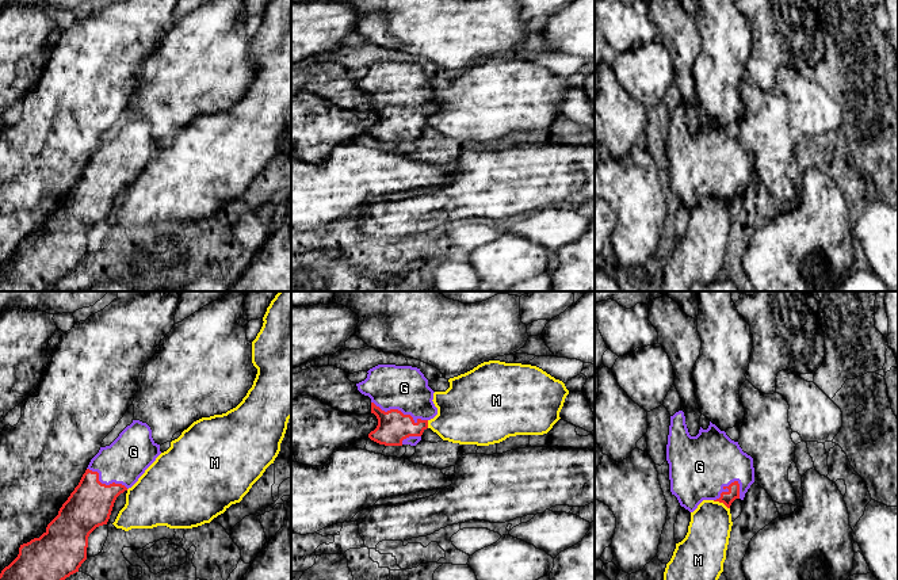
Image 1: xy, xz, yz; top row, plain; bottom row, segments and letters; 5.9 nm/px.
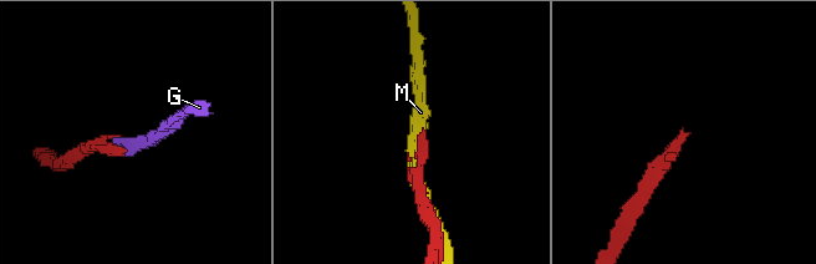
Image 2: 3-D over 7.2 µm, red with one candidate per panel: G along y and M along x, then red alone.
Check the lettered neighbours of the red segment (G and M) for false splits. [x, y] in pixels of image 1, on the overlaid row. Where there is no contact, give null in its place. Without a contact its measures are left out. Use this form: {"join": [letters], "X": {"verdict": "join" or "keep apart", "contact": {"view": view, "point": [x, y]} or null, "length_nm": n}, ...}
{"join": ["G"], "G": {"verdict": "join", "contact": {"view": "xz", "point": [400, 411]}, "length_nm": 360}, "M": {"verdict": "keep apart", "contact": {"view": "yz", "point": [721, 502]}, "length_nm": 120}}

